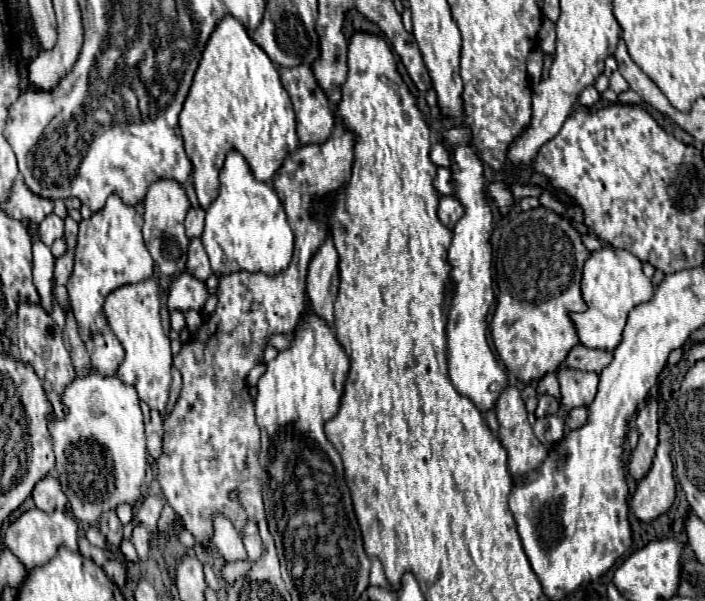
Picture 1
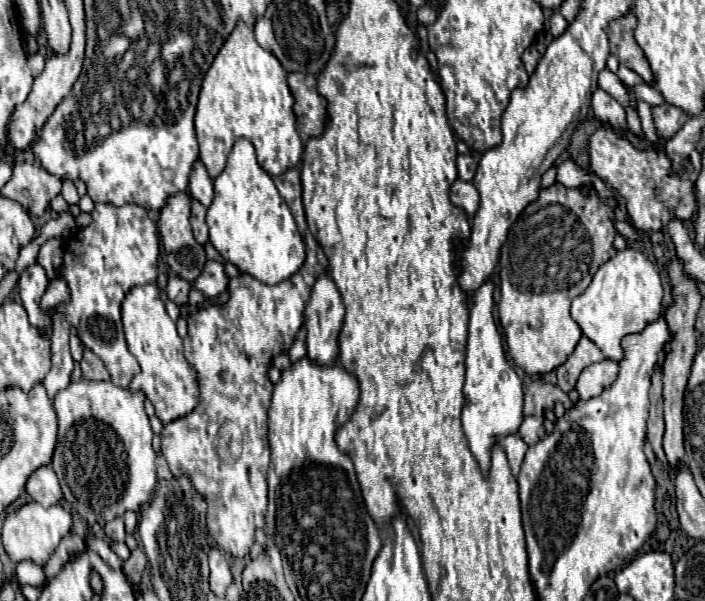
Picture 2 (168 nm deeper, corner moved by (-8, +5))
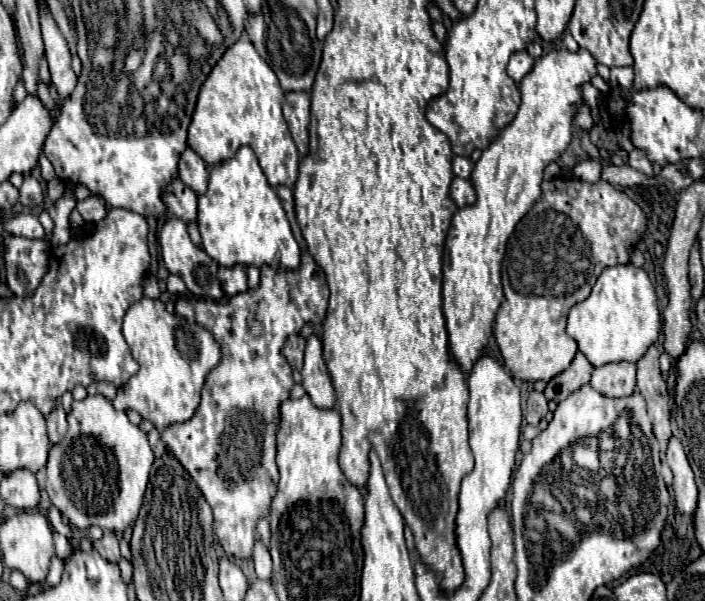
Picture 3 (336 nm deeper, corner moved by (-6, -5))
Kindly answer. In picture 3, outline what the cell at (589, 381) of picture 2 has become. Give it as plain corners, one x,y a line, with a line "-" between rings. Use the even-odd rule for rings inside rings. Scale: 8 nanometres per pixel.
620,362
594,368
590,386
602,396
630,396
636,388
636,364

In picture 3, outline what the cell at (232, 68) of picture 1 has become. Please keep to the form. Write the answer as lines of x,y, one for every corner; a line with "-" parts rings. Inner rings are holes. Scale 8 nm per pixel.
248,34
230,46
208,80
200,88
198,104
188,128
188,146
208,164
216,166
230,160
240,146
250,146
272,186
296,184
298,150
282,116
284,90
280,88
274,70
258,56

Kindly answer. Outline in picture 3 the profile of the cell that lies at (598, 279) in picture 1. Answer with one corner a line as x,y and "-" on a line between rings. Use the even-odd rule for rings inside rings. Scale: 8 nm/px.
626,264
604,268
590,296
570,310
566,332
576,340
578,350
588,362
598,368
620,360
638,362
658,340
660,328
660,310
648,274
642,268

